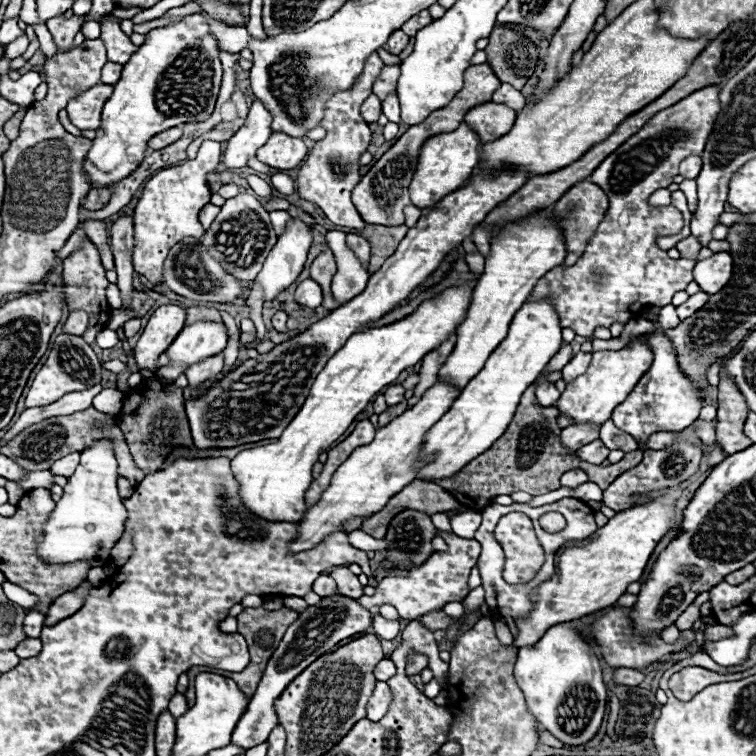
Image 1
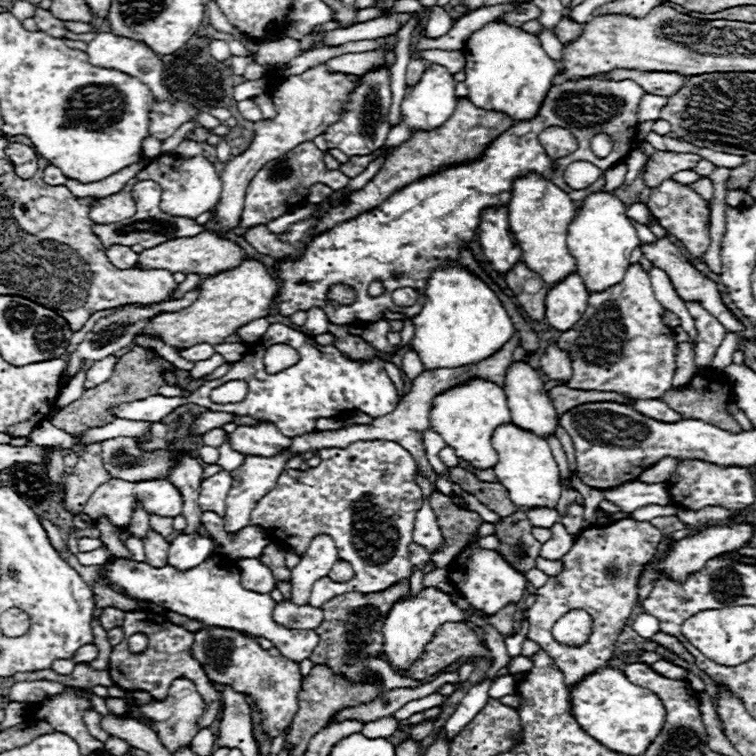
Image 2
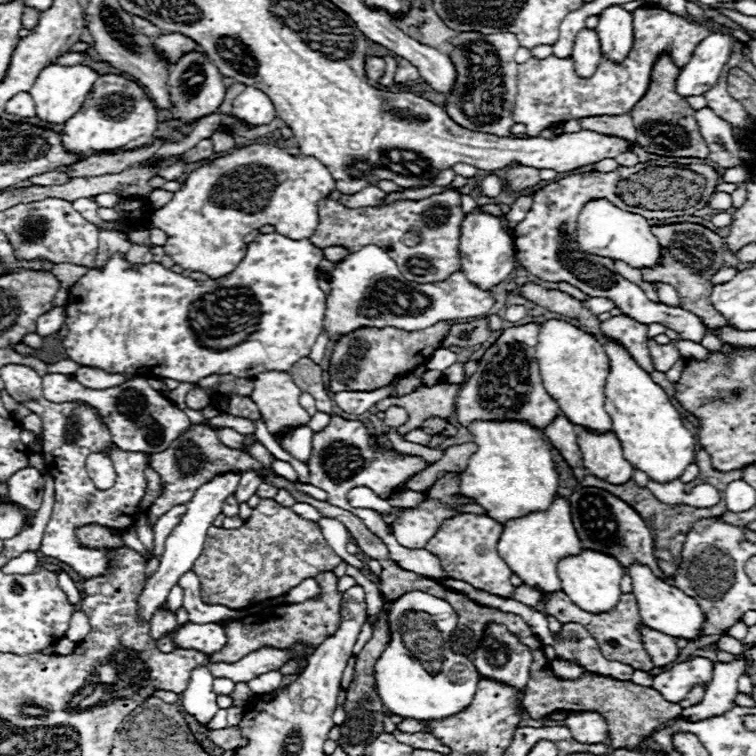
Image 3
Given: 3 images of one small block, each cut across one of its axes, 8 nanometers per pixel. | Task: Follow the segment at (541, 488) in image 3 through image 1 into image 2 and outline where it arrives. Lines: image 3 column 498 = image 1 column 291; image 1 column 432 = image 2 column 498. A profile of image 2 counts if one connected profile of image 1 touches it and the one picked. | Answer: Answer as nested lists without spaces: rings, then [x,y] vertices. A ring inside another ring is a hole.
[[[444,264],[432,272],[426,282],[426,300],[422,312],[412,318],[416,334],[412,350],[418,352],[424,370],[458,368],[476,364],[498,352],[514,334],[514,324],[506,314],[496,292],[464,266]]]

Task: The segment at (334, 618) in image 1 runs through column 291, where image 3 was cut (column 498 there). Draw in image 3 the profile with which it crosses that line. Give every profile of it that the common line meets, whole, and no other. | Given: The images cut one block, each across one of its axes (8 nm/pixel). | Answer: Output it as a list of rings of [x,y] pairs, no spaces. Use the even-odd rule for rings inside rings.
[[[488,624],[486,634],[484,634],[484,638],[480,642],[480,648],[476,650],[472,662],[476,664],[476,670],[480,672],[482,678],[490,678],[490,680],[508,684],[508,686],[512,686],[516,692],[520,692],[524,696],[526,686],[528,686],[528,672],[530,672],[530,664],[532,664],[532,654],[528,650],[528,646],[524,646],[504,626]]]

